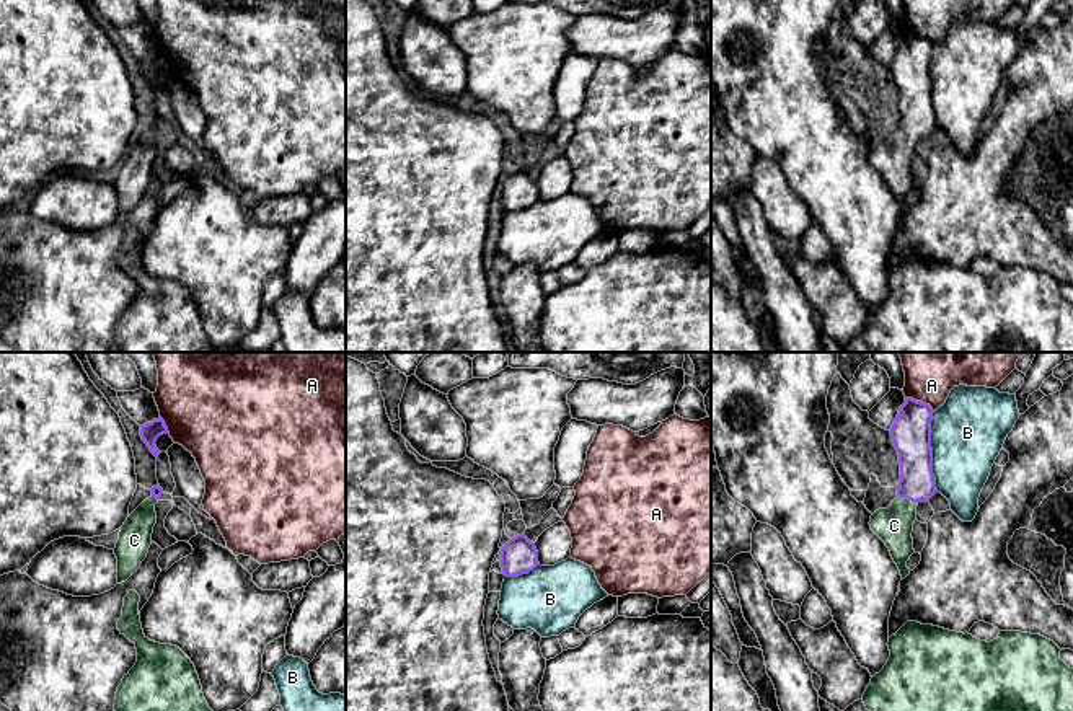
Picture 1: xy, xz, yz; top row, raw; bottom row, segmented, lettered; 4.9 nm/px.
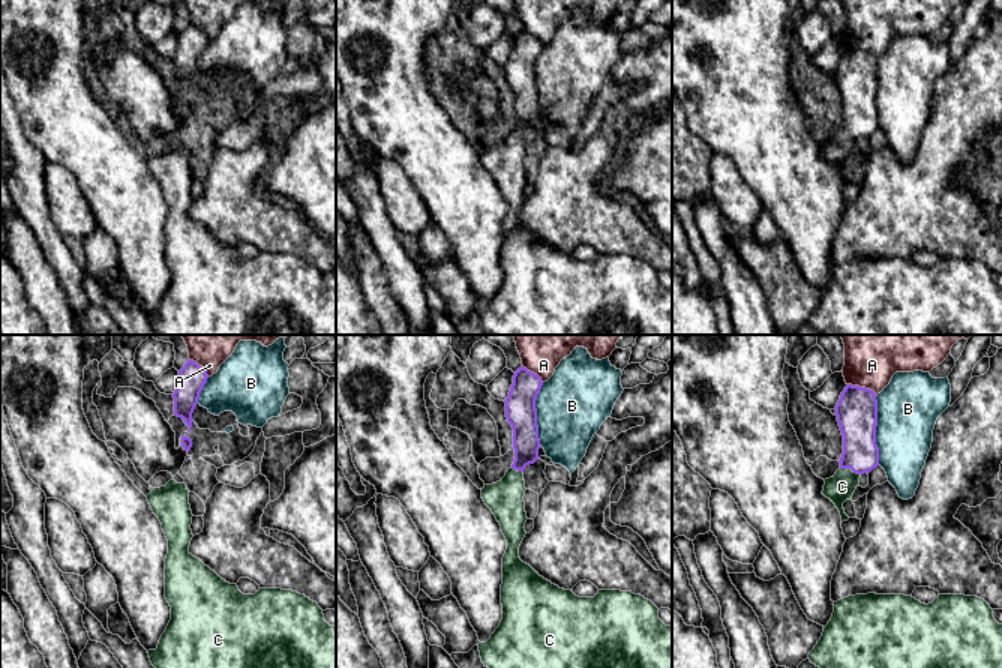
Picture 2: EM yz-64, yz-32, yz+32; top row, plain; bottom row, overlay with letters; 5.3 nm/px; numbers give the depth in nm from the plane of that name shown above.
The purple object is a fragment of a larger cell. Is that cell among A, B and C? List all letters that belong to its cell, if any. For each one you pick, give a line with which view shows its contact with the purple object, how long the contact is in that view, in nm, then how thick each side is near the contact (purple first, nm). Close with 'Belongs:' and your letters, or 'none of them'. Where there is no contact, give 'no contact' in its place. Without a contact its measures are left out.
C: contact in yz; length 110 nm; calibres 180 and 190 nm
Belongs: C

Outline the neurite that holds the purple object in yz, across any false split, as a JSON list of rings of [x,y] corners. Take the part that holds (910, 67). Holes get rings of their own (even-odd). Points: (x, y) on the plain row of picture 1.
[[[905,33],[890,72],[899,88],[900,116],[897,132],[887,144],[871,150],[871,165],[885,178],[902,214],[910,209],[907,196],[913,184],[913,158],[916,140],[929,137],[938,127],[933,109],[931,55],[933,42],[913,33]]]

